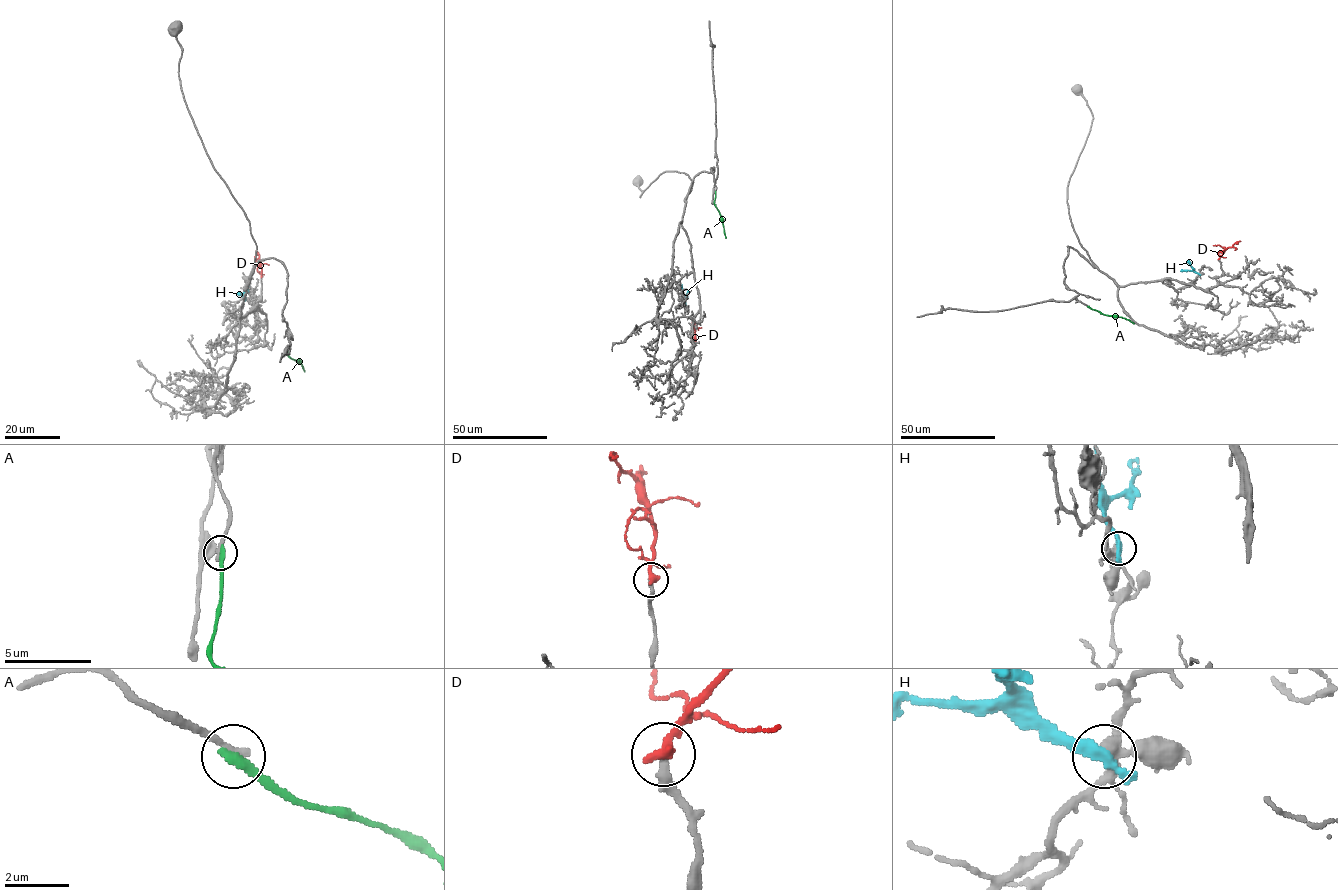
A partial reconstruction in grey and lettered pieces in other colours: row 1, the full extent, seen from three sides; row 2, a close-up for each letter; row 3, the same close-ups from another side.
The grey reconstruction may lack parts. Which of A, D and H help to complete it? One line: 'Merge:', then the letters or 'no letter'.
Merge: D

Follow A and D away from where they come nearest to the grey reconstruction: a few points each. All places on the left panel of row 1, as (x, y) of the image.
A: (289, 346), (288, 355), (302, 363), (304, 372)
D: (261, 277), (259, 254), (256, 250)

